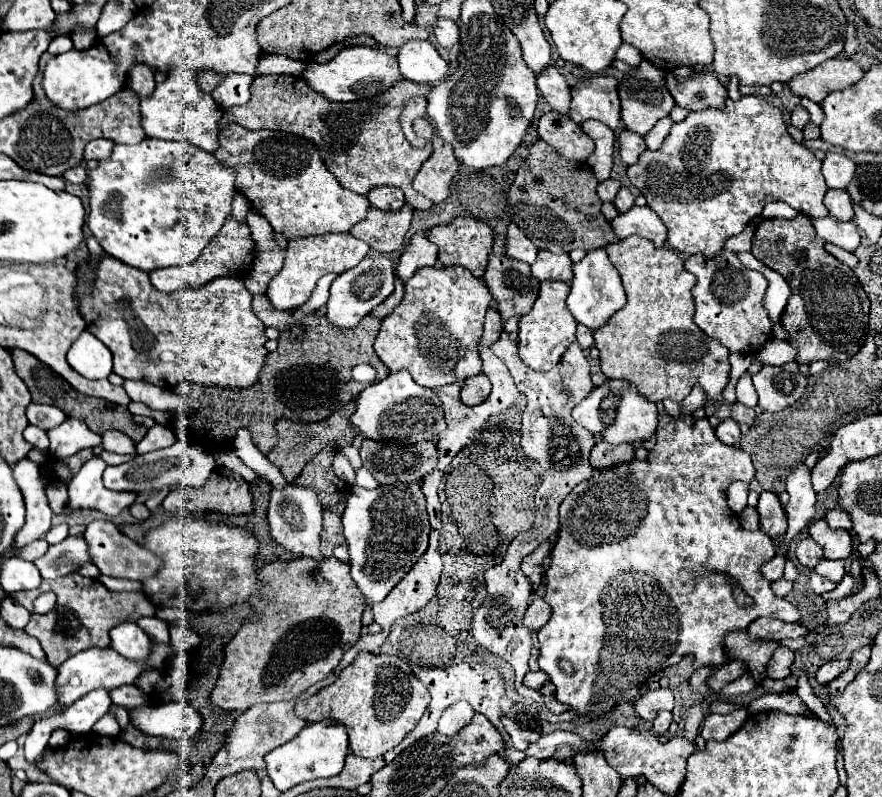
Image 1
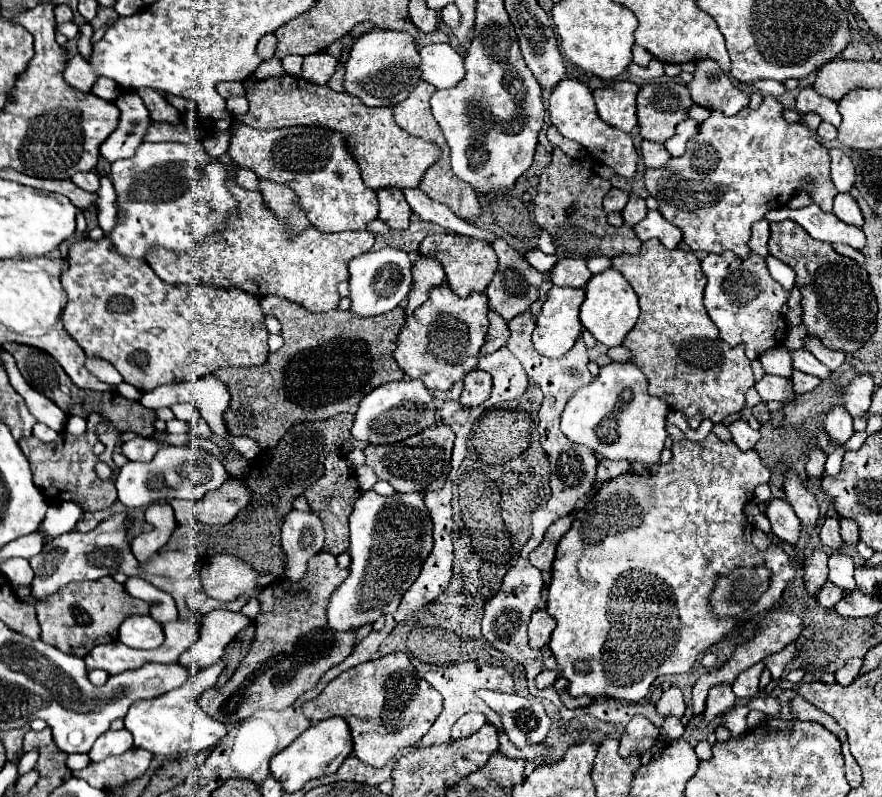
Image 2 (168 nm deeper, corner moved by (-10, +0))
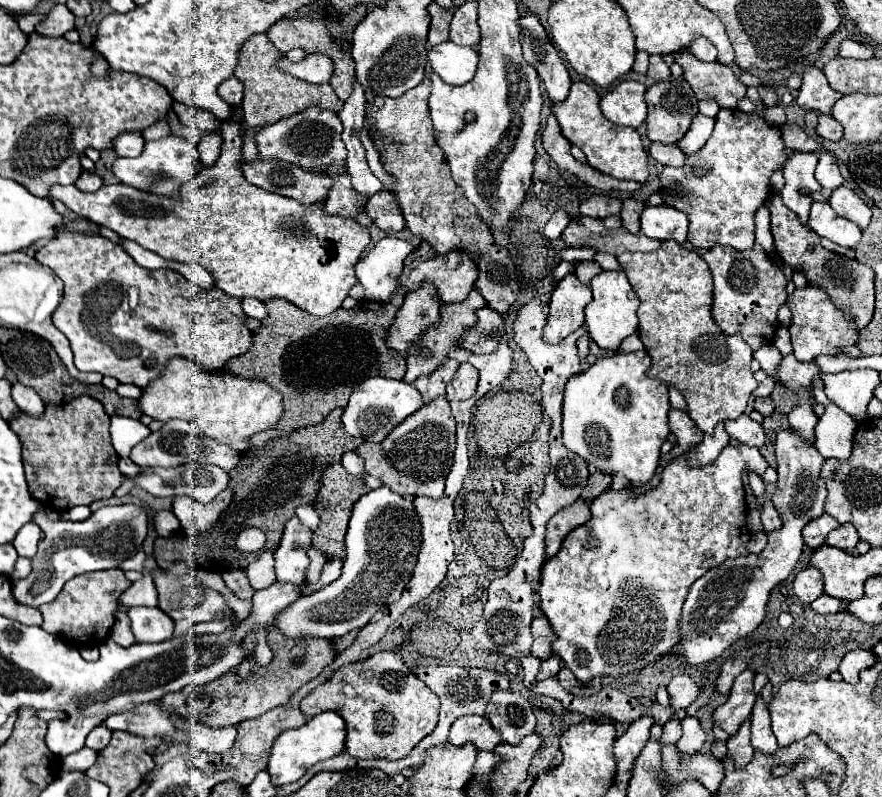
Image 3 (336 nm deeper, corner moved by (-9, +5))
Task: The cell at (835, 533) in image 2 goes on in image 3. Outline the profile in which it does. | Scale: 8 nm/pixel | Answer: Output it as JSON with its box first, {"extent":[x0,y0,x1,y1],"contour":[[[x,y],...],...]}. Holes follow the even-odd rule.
{"extent":[803,514,839,550],"contour":[[[823,514],[823,516],[815,518],[813,522],[809,522],[809,524],[803,528],[803,540],[805,540],[805,544],[807,544],[811,550],[815,550],[815,548],[819,548],[819,546],[825,542],[827,534],[829,534],[831,530],[835,530],[837,526],[839,526],[839,522],[837,522],[835,518]]]}

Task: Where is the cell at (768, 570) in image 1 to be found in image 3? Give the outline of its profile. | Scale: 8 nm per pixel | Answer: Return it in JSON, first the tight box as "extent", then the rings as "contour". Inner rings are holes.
{"extent":[761,502,781,532],"contour":[[[765,502],[761,508],[761,524],[763,524],[765,532],[773,532],[773,530],[781,528],[781,518],[771,502]]]}

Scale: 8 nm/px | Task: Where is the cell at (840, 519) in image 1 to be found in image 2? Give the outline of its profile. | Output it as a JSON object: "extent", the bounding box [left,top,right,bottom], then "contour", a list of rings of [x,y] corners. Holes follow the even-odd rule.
{"extent":[840,517,858,545],"contour":[[[842,517],[840,519],[840,535],[842,535],[844,543],[848,543],[848,545],[858,543],[858,525],[856,525],[856,521]]]}

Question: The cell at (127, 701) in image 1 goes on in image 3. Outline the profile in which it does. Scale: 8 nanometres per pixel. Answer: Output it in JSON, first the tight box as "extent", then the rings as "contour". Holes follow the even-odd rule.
{"extent":[85,725,112,751],"contour":[[[100,725],[93,729],[86,738],[85,746],[101,751],[108,745],[112,731]]]}

